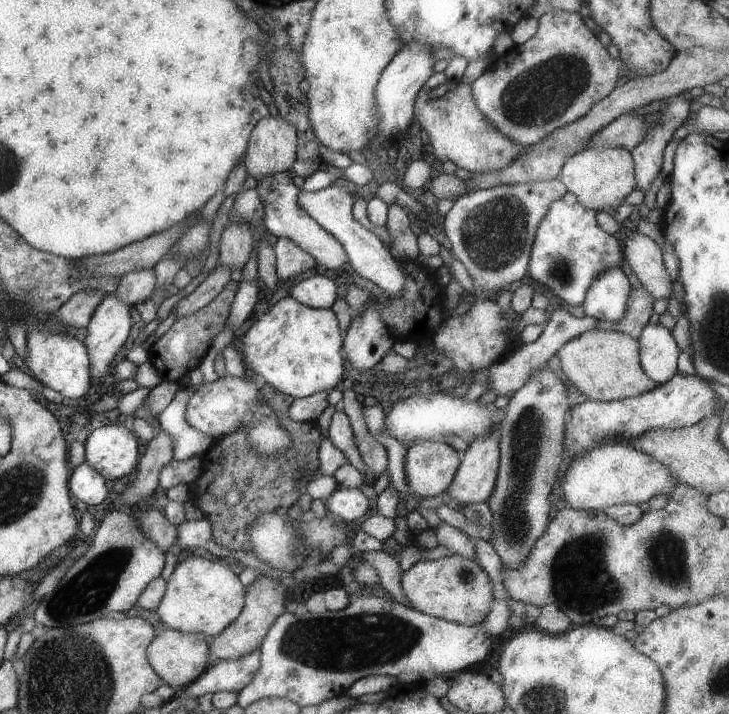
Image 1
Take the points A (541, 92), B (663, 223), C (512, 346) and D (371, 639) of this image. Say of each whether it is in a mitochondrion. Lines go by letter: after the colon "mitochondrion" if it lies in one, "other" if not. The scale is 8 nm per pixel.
A: mitochondrion
B: other
C: other
D: mitochondrion

